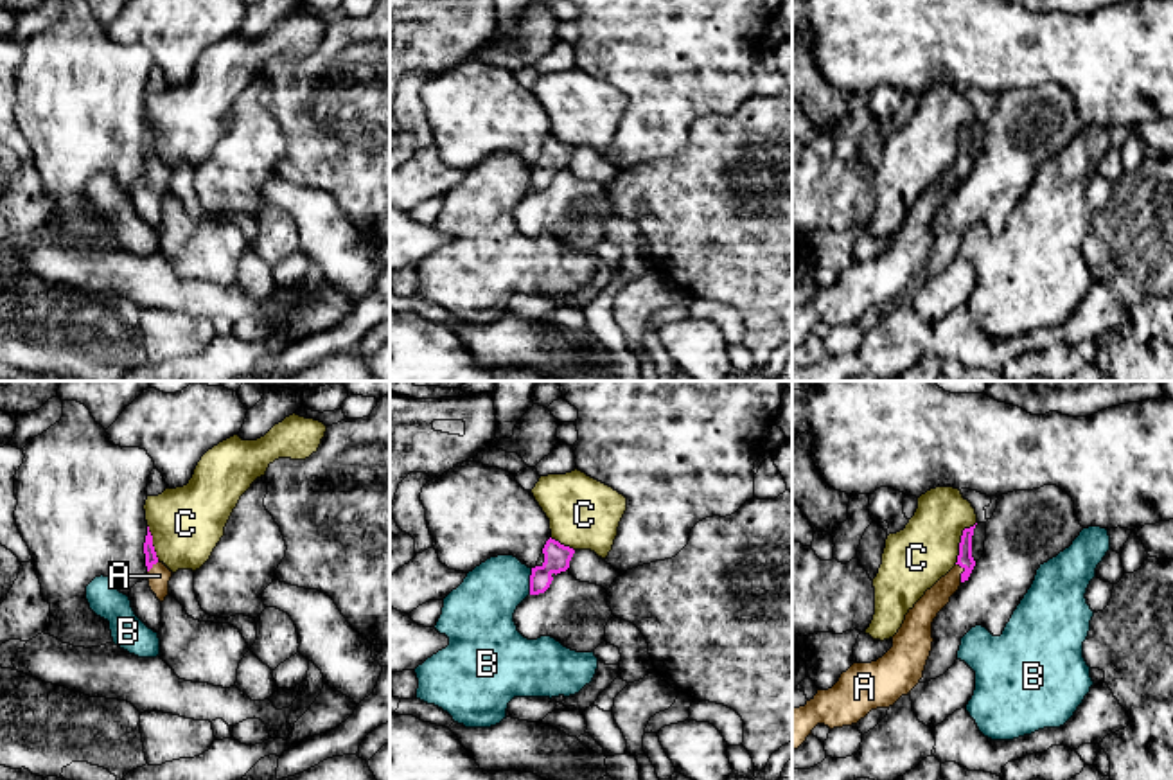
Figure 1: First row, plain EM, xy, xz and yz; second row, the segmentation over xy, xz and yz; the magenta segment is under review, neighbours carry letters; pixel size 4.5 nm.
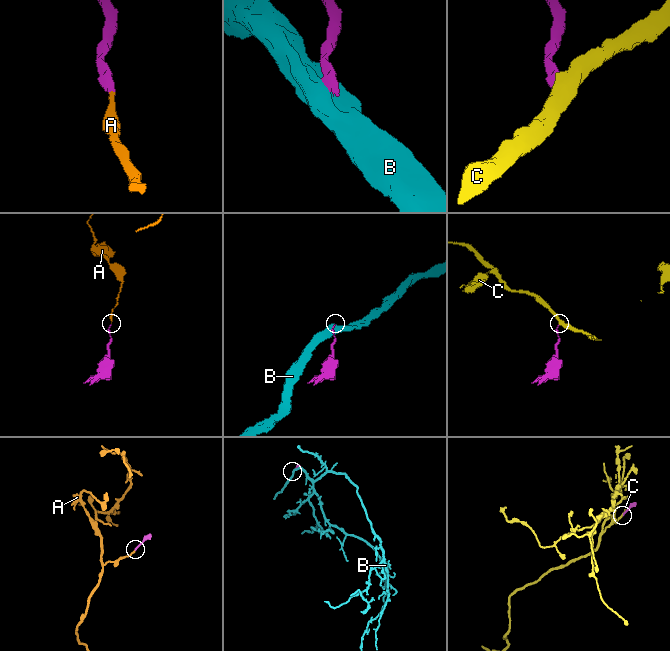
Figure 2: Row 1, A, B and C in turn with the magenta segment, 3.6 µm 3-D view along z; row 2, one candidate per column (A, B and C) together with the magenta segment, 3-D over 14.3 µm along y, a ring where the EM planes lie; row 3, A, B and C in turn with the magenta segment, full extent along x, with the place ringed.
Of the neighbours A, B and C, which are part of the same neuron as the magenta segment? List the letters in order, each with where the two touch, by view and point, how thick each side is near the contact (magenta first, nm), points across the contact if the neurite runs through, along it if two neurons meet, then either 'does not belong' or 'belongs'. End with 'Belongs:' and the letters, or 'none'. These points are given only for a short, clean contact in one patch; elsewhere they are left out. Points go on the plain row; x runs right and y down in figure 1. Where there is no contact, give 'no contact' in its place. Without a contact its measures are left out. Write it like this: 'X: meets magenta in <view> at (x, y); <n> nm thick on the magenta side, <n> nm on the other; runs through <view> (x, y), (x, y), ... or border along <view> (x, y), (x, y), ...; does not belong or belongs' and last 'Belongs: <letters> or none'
A: meets magenta in yz at (963, 169); 70 nm thick on the magenta side, 110 nm on the other; runs through yz (965, 157), (963, 169), (926, 207); belongs
B: meets magenta in xz at (530, 178); 120 nm thick on the magenta side, 300 nm on the other; border along xz (532, 166), (529, 191); does not belong
C: meets magenta in yz at (961, 139); 70 nm thick on the magenta side, 280 nm on the other; border along yz (976, 119), (963, 128), (960, 151), (954, 160); does not belong
Belongs: A

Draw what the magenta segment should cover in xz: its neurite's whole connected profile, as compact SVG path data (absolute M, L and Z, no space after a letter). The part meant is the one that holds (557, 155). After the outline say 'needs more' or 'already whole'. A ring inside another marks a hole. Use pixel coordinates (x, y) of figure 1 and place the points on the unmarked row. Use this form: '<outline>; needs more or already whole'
M550 135L542 146L542 151L544 160L541 164L532 165L530 192L544 191L553 178L551 173L557 173L569 165L569 158L575 147Z; already whole

